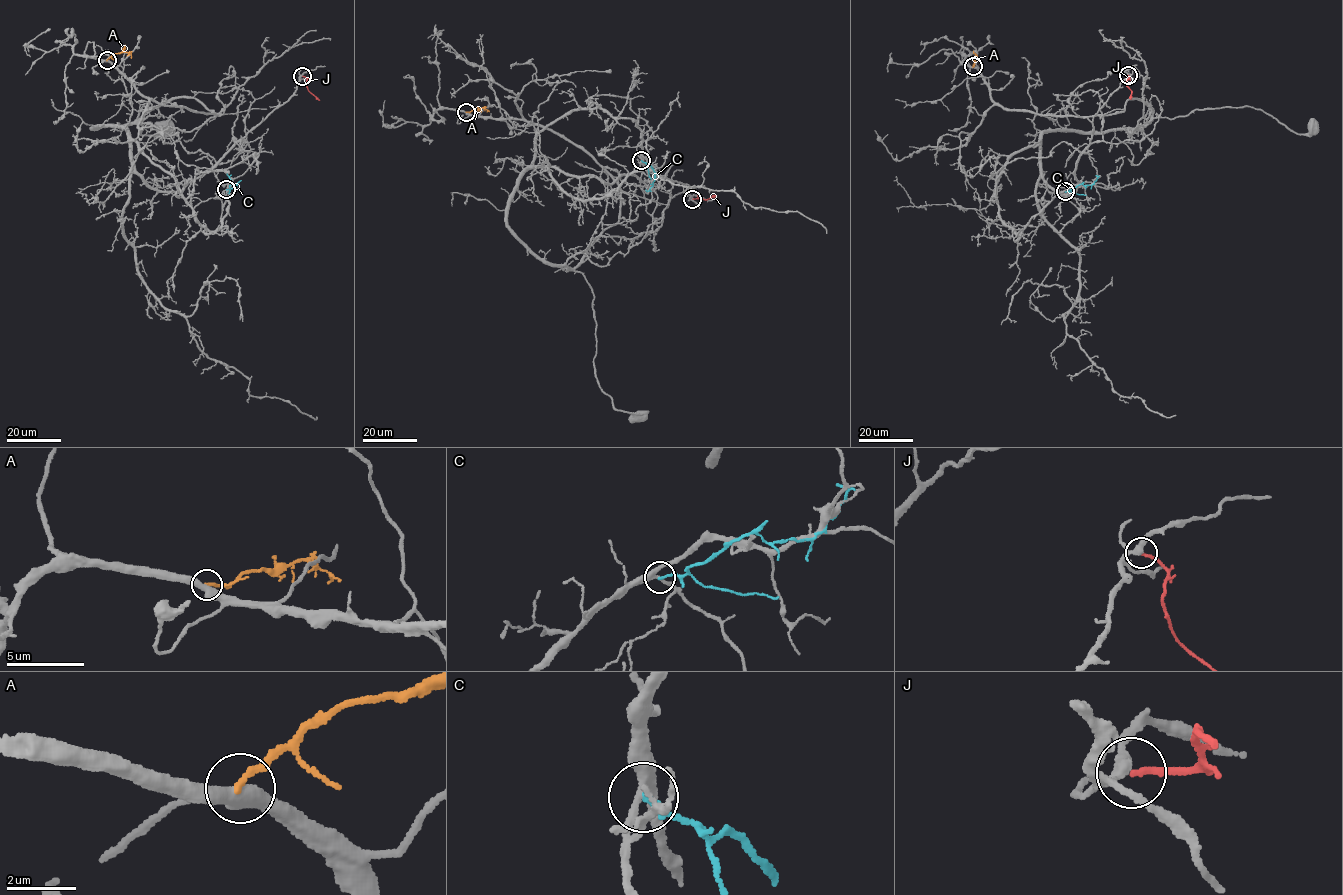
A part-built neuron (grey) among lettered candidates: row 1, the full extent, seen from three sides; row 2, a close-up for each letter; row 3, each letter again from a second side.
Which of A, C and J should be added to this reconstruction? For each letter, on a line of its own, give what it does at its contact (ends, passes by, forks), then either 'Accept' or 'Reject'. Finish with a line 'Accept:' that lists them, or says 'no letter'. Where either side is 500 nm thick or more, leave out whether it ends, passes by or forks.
A: It ends there. Reject
C: It ends there. Reject
J: It ends there. Accept
Accept: J

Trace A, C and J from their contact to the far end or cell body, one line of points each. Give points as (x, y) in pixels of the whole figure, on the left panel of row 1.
A: (107, 60), (120, 52), (128, 52), (131, 58)
C: (226, 189), (238, 182), (232, 183), (226, 174)
J: (302, 75), (307, 79), (307, 88), (319, 100)

